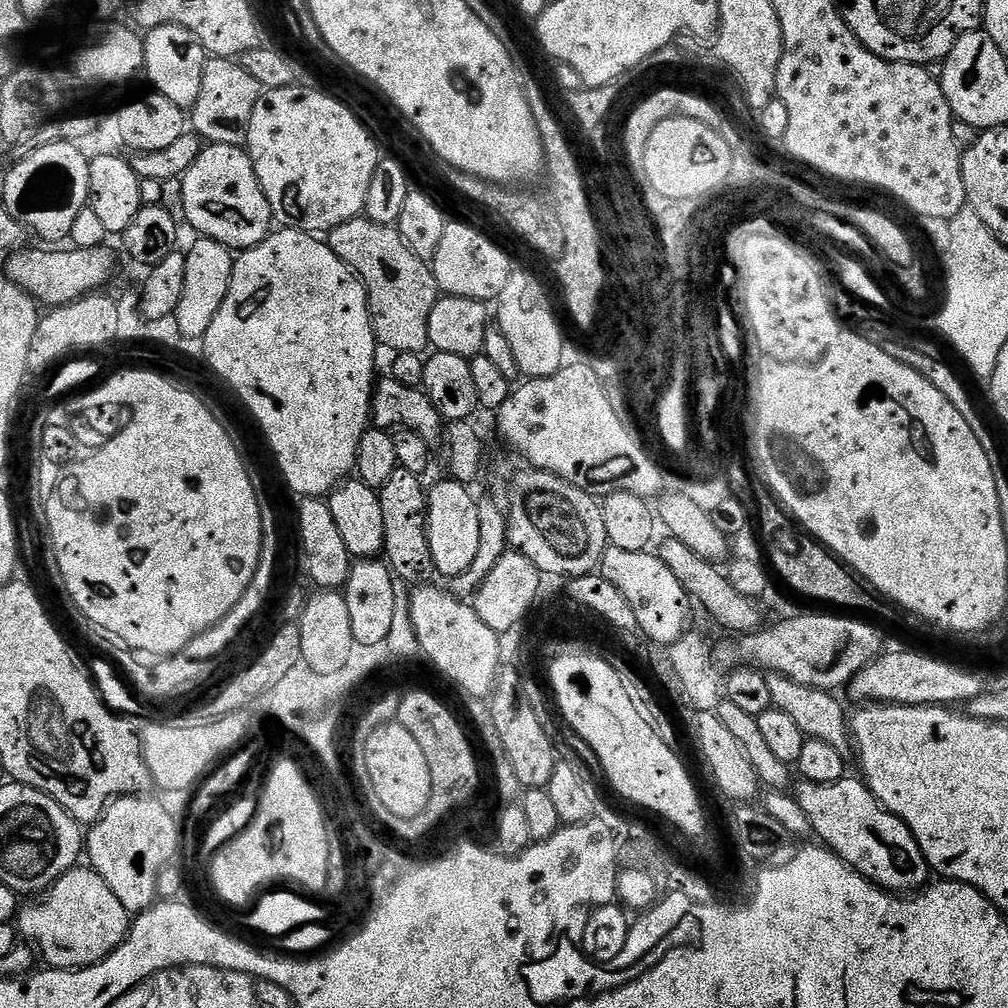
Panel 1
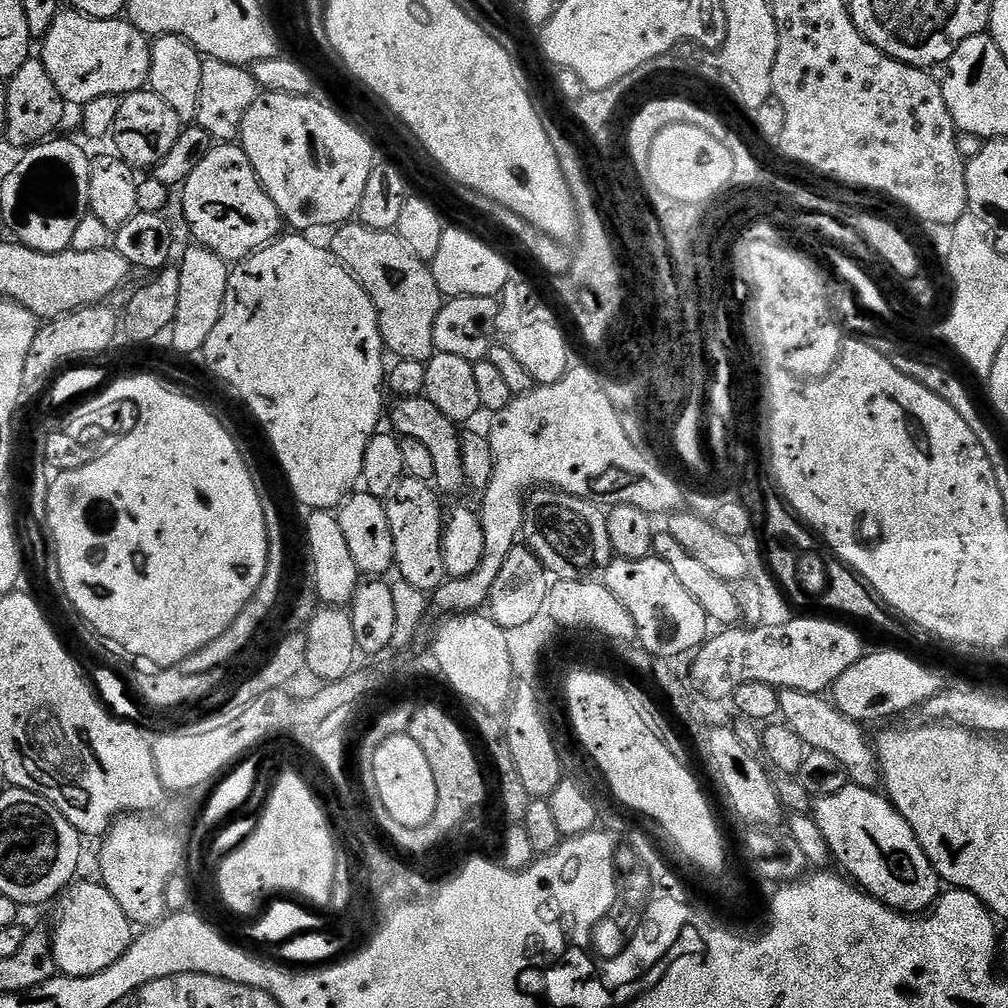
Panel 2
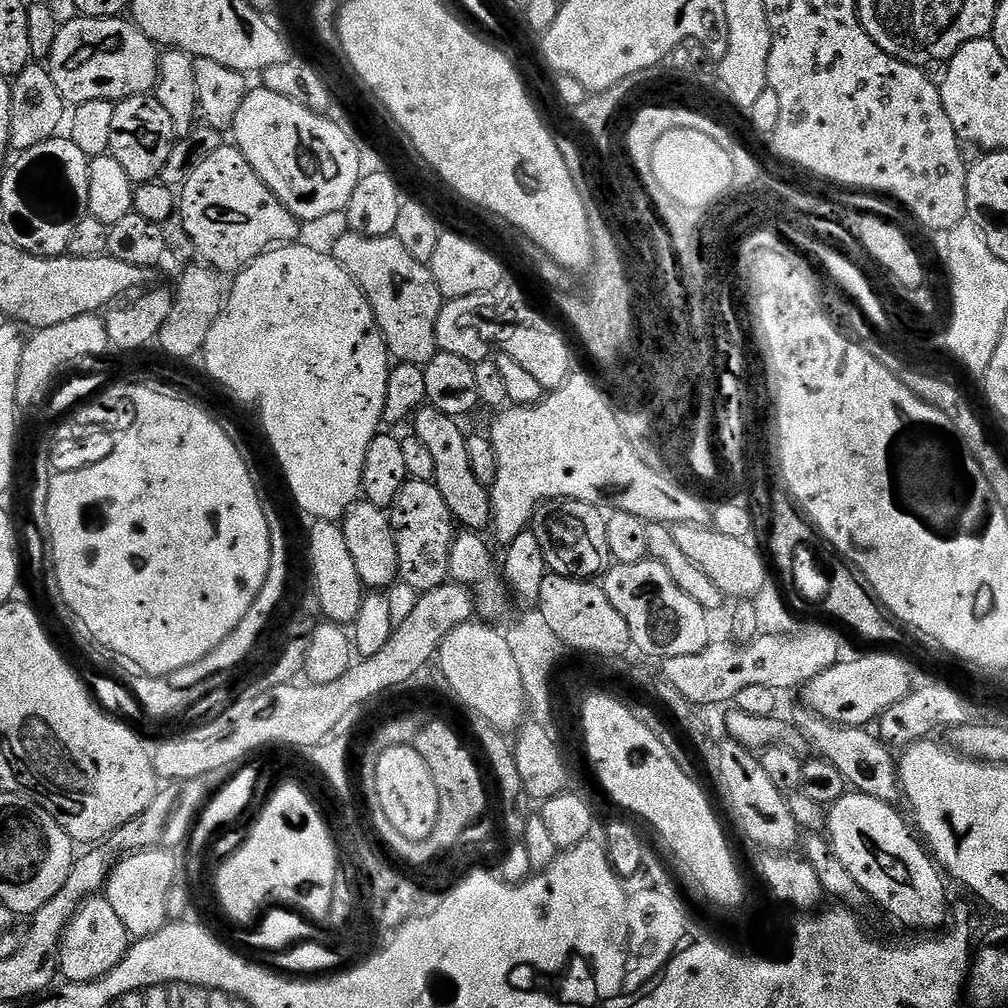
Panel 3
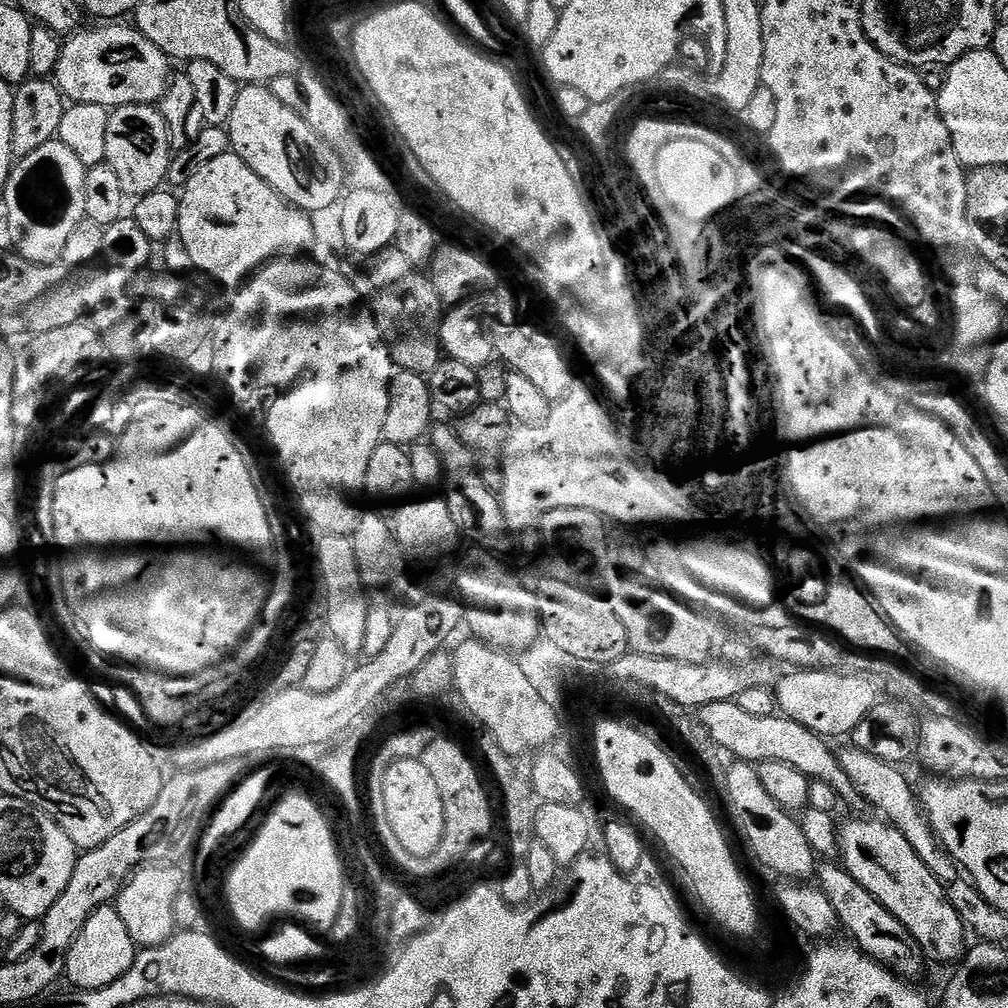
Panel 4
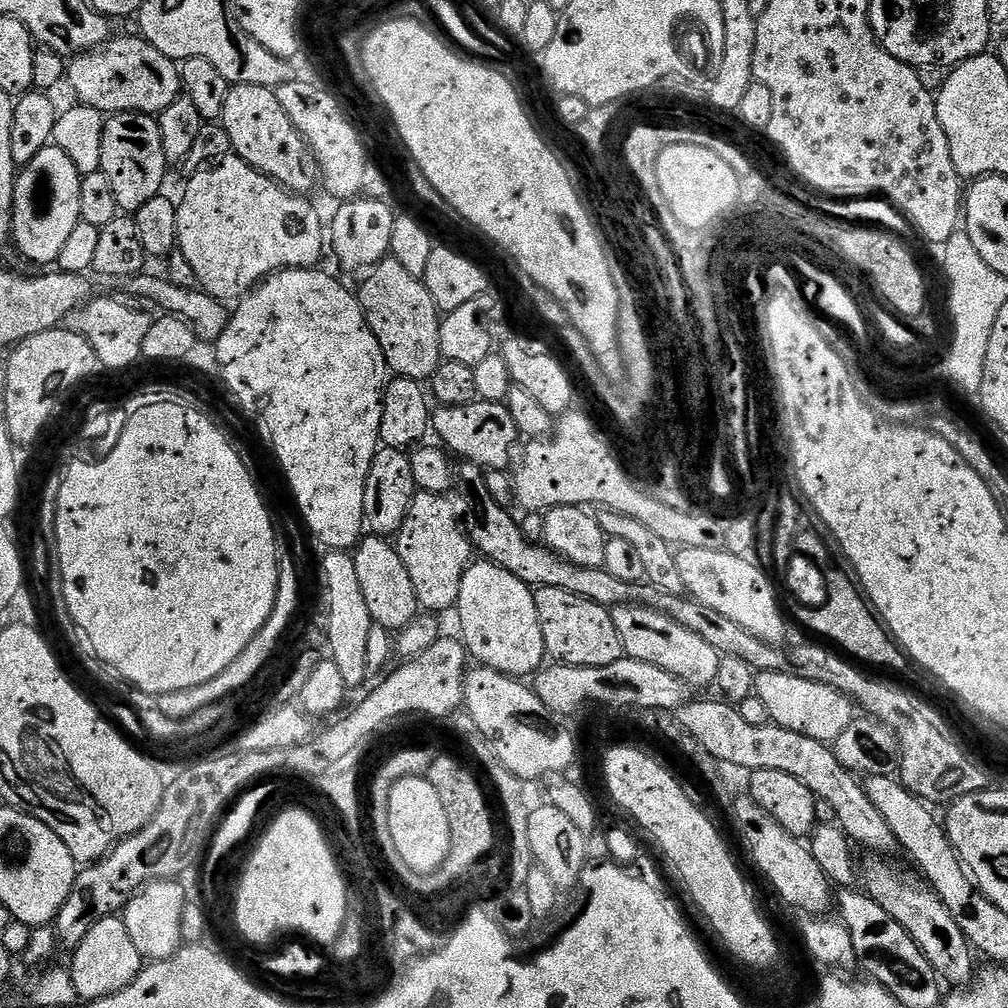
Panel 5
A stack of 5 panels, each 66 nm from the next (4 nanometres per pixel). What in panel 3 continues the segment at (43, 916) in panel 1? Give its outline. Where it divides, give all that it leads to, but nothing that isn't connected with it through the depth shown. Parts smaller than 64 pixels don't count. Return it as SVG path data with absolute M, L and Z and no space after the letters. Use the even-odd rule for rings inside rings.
M89 898L72 920L60 944L60 976L70 984L92 984L110 974L128 953L130 937L106 898Z

